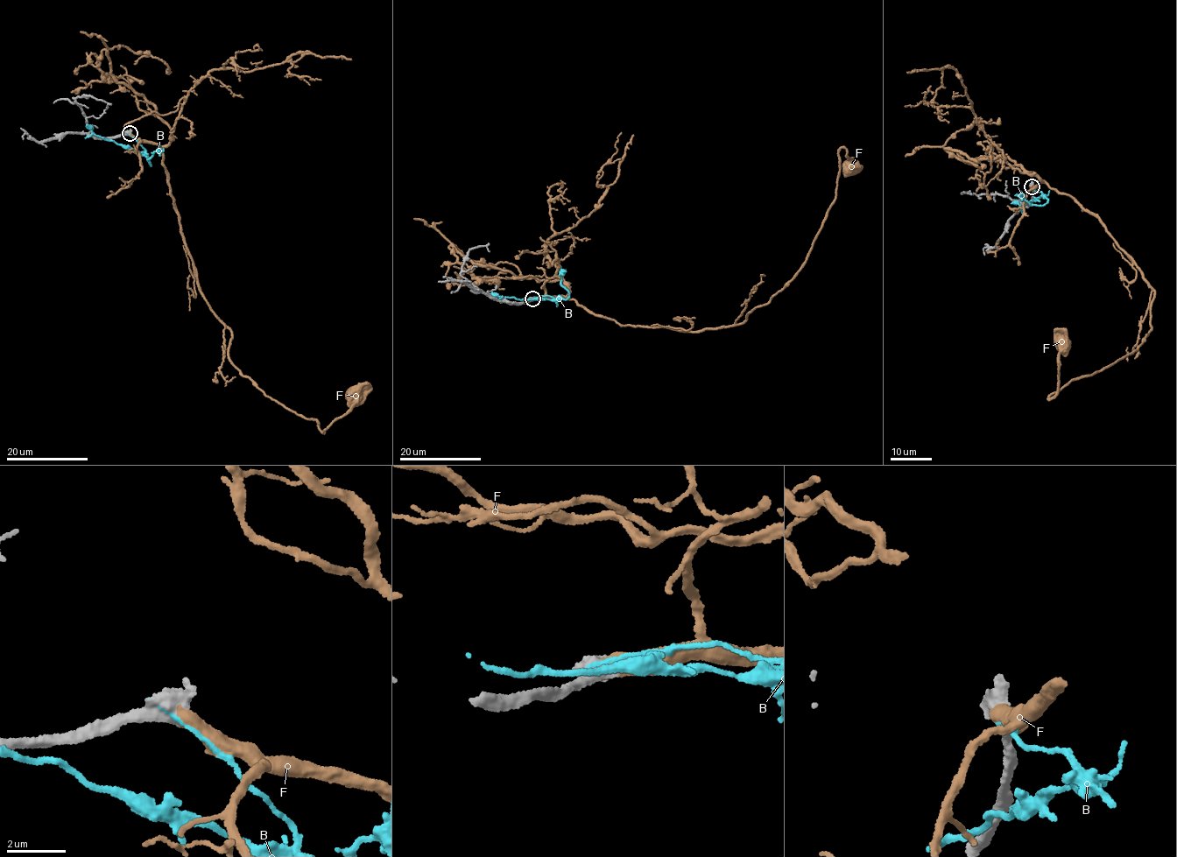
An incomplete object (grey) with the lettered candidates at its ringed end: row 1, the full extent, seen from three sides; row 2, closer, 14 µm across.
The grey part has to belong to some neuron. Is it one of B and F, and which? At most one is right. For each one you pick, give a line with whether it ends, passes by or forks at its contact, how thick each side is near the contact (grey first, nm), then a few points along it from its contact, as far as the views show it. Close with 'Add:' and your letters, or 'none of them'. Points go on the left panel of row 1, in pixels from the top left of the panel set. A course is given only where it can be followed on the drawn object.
F: it ends | 600/550 nm | via (129, 133), (160, 146), (198, 288), (230, 331), (235, 367), (324, 432), (355, 397)
Add: F

